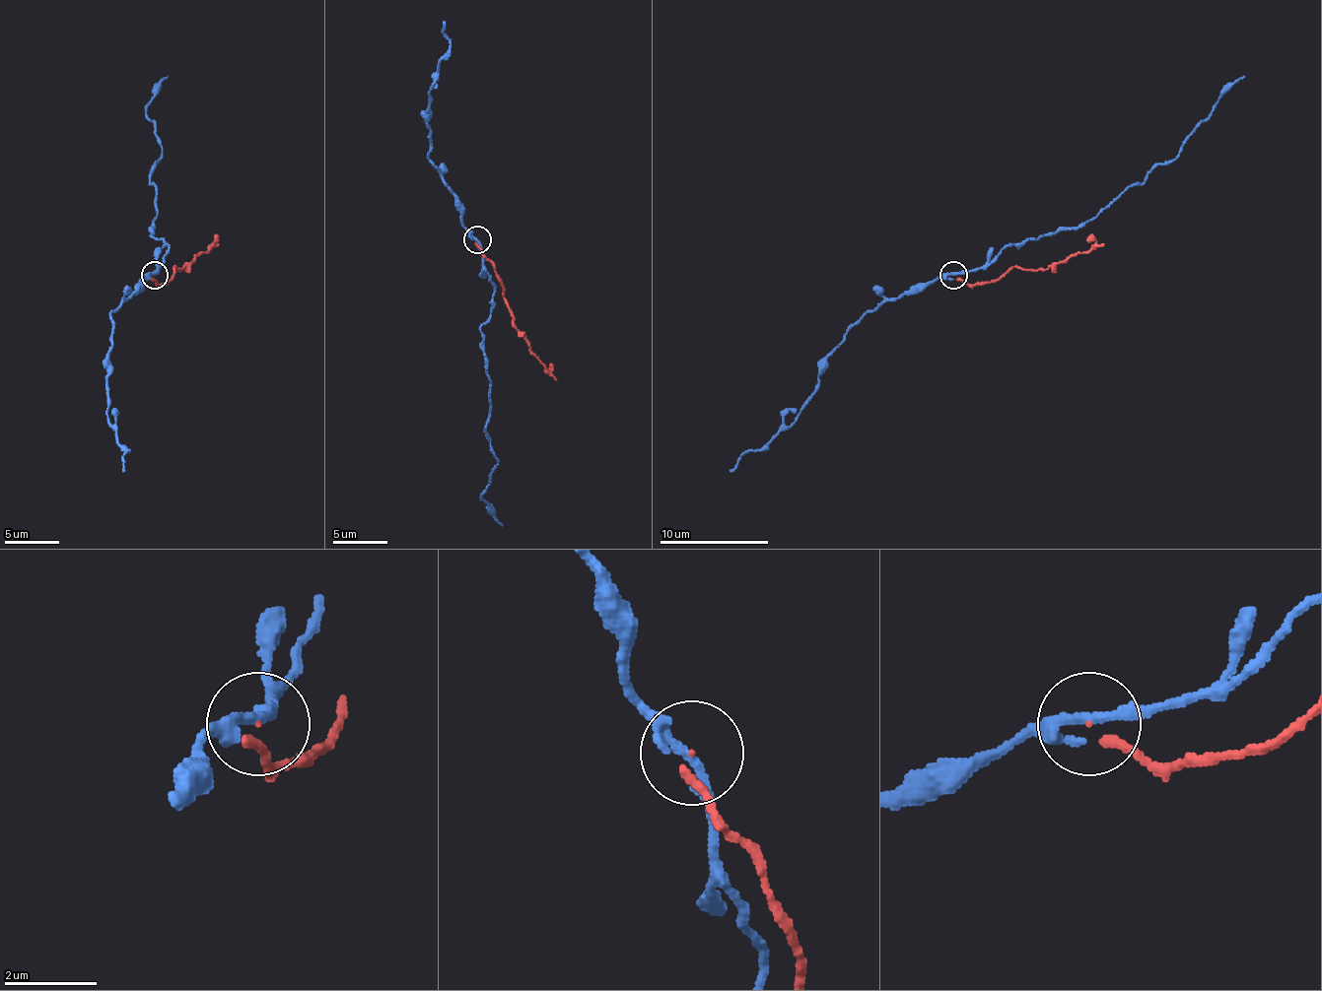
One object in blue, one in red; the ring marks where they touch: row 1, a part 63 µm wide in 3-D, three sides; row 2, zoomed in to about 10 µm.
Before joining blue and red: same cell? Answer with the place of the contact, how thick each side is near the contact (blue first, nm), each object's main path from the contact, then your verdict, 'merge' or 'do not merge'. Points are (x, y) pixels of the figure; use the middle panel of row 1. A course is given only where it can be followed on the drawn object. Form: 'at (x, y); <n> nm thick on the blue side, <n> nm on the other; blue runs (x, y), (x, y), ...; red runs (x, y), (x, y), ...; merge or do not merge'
at (477, 239); 170 nm thick on the blue side, 130 nm on the other; blue runs (475, 238), (493, 291), (493, 306), (481, 326), (490, 400), (484, 432), (498, 459), (480, 497), (501, 525); red runs (478, 238), (476, 247), (493, 266), (513, 326), (555, 380); merge

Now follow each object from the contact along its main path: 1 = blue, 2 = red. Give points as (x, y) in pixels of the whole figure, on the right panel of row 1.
1: (952, 276), (984, 267), (1007, 245), (1023, 245), (1041, 234), (1090, 221), (1177, 156), (1214, 103), (1243, 77)
2: (953, 276), (982, 284), (1002, 278), (1013, 267), (1044, 270), (1104, 242)

